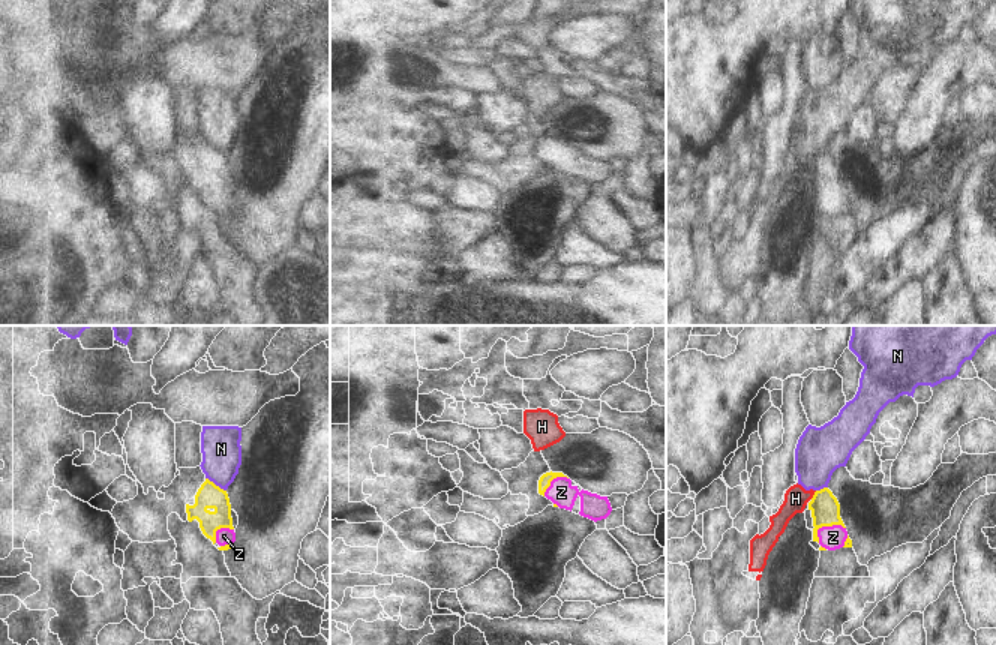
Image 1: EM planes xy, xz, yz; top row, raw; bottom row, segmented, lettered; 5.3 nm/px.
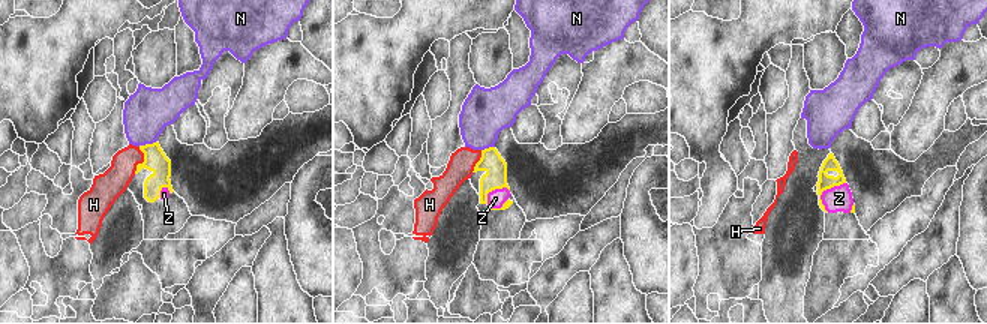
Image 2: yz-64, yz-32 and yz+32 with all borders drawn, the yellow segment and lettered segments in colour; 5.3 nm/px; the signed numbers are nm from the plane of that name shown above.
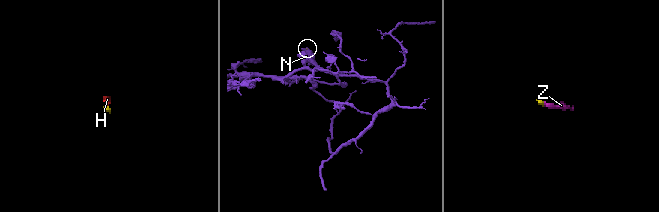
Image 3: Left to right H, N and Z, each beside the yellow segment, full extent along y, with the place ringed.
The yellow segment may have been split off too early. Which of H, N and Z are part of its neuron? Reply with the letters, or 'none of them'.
Z

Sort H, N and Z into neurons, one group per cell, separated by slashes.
H N / Z

